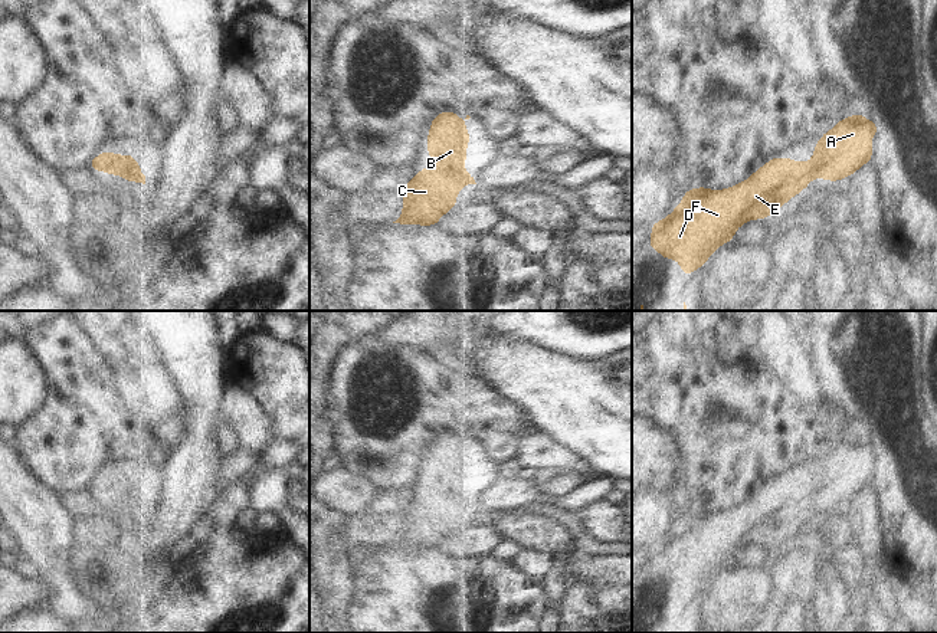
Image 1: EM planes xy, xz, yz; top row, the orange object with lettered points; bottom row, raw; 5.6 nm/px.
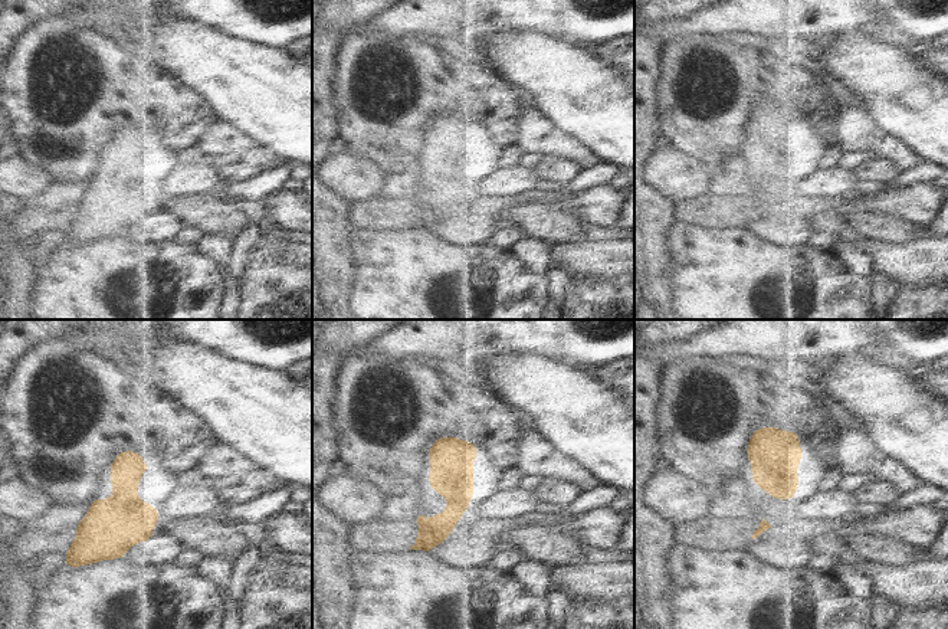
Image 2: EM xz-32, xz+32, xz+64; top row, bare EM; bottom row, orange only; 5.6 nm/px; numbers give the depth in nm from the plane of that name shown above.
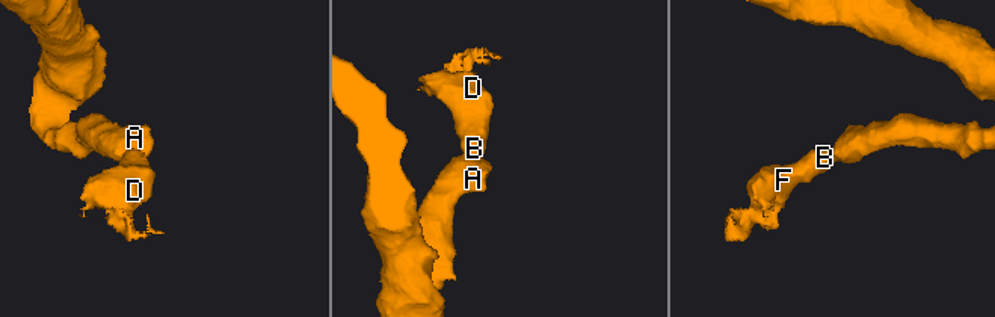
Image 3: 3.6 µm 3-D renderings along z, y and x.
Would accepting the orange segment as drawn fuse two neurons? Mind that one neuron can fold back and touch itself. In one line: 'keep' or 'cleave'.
keep

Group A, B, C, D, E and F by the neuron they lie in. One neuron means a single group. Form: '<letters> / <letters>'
A B C D E F

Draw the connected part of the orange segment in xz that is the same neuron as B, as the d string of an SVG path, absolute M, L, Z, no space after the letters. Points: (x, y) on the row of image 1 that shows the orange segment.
M443 111L432 119L426 138L426 150L432 158L432 164L416 173L400 190L404 203L400 217L393 223L438 226L440 217L456 207L456 197L461 188L468 184L476 184L472 174L463 170L471 140L465 121L469 118L466 115L462 119L452 111Z

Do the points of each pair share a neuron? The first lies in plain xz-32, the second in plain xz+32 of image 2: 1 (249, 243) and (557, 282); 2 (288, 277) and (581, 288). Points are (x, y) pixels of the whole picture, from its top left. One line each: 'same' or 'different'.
1: same
2: same

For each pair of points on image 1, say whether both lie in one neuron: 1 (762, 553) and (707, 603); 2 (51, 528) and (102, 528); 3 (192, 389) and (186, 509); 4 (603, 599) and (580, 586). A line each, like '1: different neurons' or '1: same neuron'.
1: different neurons
2: different neurons
3: same neuron
4: same neuron

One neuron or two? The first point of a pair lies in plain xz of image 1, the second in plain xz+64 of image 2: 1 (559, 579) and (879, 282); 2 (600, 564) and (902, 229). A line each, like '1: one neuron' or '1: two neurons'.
1: one neuron
2: two neurons

